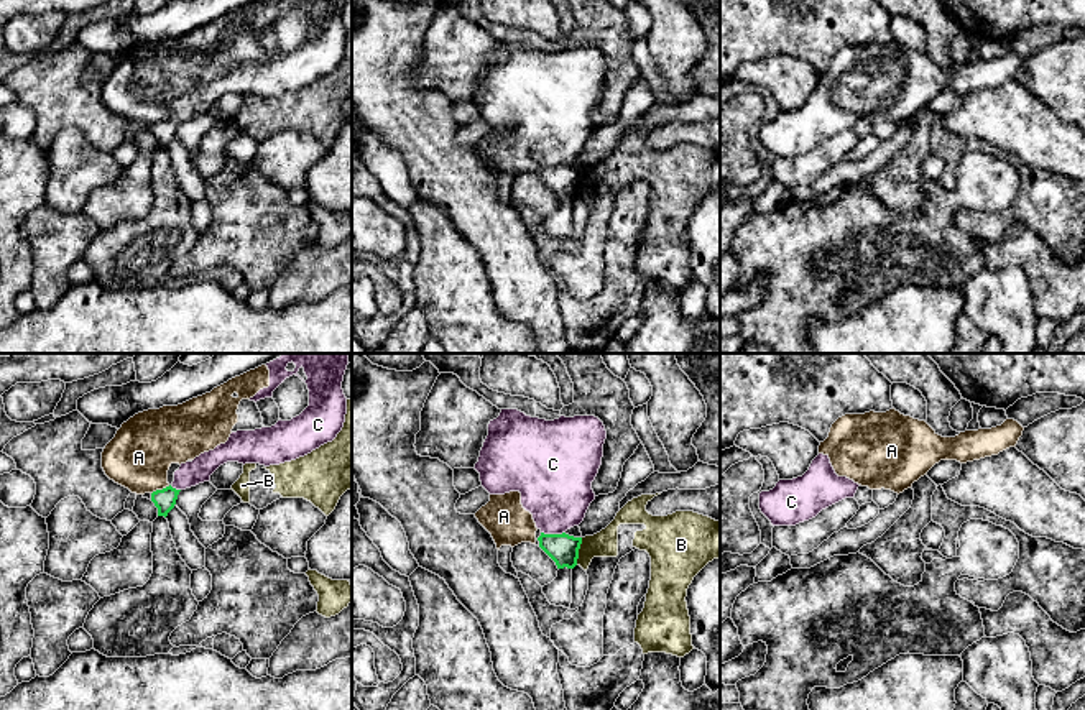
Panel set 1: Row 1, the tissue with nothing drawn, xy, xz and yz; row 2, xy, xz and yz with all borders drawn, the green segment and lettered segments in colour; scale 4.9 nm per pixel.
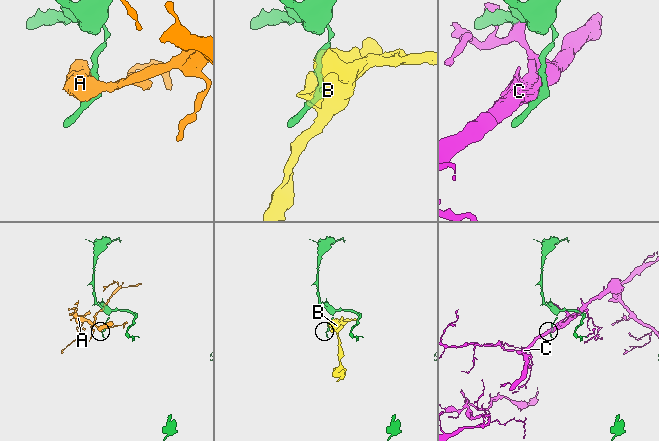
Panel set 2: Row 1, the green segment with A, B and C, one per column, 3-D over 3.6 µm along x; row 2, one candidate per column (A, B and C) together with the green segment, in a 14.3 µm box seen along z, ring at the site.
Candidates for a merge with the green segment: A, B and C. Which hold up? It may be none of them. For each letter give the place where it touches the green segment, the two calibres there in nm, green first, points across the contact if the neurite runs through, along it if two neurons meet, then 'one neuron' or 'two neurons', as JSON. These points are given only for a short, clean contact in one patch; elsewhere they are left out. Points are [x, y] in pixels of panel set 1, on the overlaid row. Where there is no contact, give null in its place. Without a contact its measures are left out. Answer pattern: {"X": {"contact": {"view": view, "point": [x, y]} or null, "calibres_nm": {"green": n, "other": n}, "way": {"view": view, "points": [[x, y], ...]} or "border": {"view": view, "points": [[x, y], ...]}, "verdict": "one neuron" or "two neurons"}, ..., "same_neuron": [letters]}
{"A": {"contact": {"view": "xy", "point": [160, 490]}, "calibres_nm": {"green": 110, "other": 320}, "verdict": "two neurons"}, "B": {"contact": {"view": "xz", "point": [577, 551]}, "calibres_nm": {"green": 150, "other": 130}, "verdict": "two neurons"}, "C": {"contact": {"view": "xz", "point": [553, 534]}, "calibres_nm": {"green": 150, "other": 360}, "verdict": "two neurons"}, "same_neuron": []}

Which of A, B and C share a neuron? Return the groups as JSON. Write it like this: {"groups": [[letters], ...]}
{"groups": [["A", "C"], ["B"]]}

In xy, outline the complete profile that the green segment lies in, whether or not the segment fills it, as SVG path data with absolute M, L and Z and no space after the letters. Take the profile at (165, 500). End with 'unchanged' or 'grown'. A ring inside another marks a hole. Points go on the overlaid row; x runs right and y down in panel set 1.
M171 485L163 488L163 490L156 490L151 493L151 501L155 503L155 506L158 508L158 516L168 516L168 513L174 508L178 495L181 490L173 488Z; unchanged

